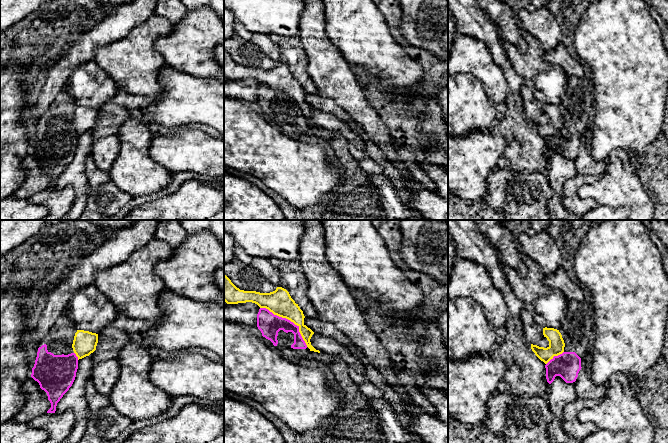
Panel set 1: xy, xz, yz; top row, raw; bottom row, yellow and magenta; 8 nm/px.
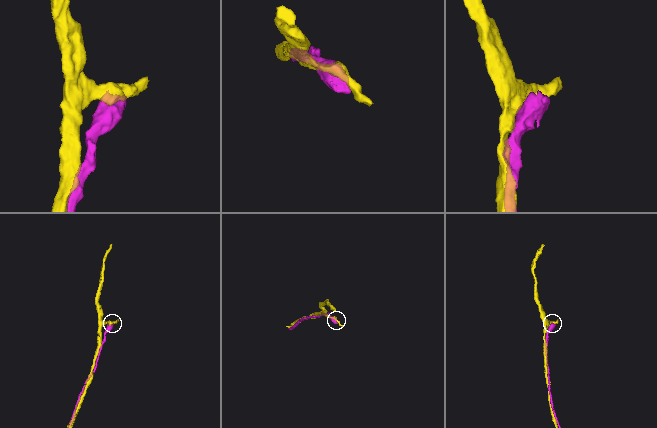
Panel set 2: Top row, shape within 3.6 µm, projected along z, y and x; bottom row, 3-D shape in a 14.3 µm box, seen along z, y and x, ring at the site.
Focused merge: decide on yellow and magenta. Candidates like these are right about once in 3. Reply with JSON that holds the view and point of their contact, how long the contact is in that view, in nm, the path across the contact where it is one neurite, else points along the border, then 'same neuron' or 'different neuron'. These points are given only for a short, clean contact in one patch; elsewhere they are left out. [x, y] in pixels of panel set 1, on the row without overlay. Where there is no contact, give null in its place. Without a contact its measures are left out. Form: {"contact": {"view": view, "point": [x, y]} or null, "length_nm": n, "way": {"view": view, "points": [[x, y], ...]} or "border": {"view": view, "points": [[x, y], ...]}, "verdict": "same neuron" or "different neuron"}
{"contact": {"view": "xz", "point": [289, 95]}, "length_nm": 500, "verdict": "different neuron"}

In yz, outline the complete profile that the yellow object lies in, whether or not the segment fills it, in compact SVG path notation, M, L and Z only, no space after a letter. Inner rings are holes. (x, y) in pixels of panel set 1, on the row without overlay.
M543 104L543 111L549 117L547 124L531 120L531 125L535 131L547 140L554 132L564 128L565 119L559 106L554 104Z

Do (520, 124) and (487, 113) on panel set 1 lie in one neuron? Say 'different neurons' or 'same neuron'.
different neurons

